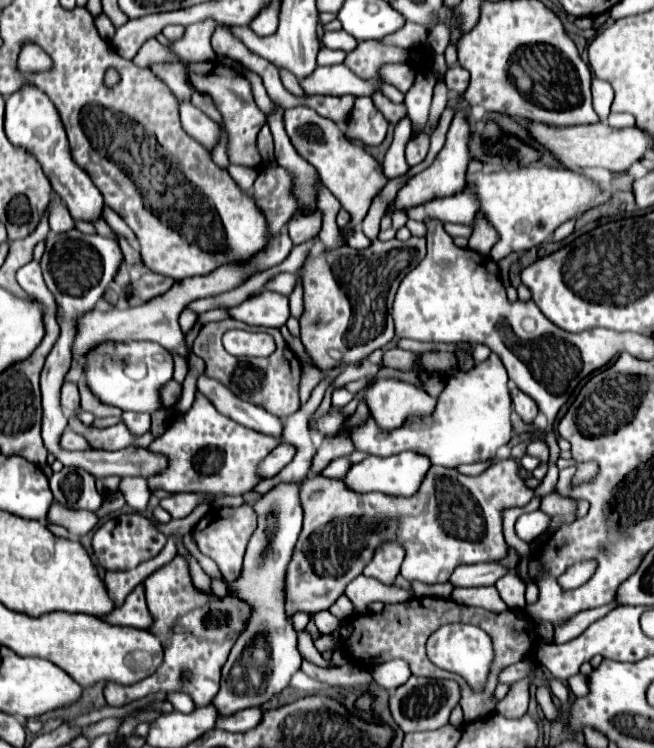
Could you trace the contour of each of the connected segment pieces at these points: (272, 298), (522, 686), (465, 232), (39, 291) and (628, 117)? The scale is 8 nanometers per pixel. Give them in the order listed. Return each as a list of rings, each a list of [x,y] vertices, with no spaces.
[[[262,290],[258,296],[244,300],[240,306],[230,308],[228,312],[234,320],[270,328],[282,328],[290,318],[288,298],[270,290]]]
[[[524,678],[520,682],[514,682],[508,696],[502,698],[498,702],[498,706],[494,708],[494,712],[504,714],[508,718],[518,718],[528,710],[528,684],[530,678]]]
[[[446,223],[444,225],[444,229],[452,238],[459,236],[469,238],[472,234],[472,228],[470,228],[470,226],[464,226],[460,224]]]
[[[28,262],[26,266],[22,266],[18,272],[16,272],[16,282],[20,284],[20,288],[28,294],[28,296],[34,296],[36,300],[44,302],[44,306],[48,310],[56,310],[56,302],[54,302],[54,296],[50,294],[50,290],[46,288],[44,280],[42,280],[42,272],[40,272],[40,264],[38,262]]]
[[[610,112],[608,124],[613,128],[626,128],[635,125],[635,118],[631,114]]]

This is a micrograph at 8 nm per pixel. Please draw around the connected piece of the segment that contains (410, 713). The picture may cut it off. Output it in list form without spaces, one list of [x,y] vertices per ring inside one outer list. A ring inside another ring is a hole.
[[[410,676],[406,684],[398,686],[390,696],[390,712],[396,726],[402,732],[422,732],[422,730],[436,730],[448,724],[448,716],[452,708],[460,700],[460,690],[454,680],[434,680],[434,678],[420,678]]]

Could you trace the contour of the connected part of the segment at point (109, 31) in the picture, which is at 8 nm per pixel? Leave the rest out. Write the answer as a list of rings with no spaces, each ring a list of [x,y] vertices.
[[[102,14],[102,16],[98,16],[98,18],[96,18],[96,28],[98,28],[100,36],[102,36],[104,40],[108,40],[108,42],[112,40],[116,32],[112,22],[105,14]]]

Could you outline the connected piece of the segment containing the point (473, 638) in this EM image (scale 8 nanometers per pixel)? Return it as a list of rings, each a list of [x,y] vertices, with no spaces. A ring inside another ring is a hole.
[[[446,624],[444,628],[436,630],[426,644],[428,650],[428,658],[442,670],[454,672],[458,676],[462,676],[466,680],[466,684],[474,690],[474,692],[482,692],[484,684],[488,680],[488,672],[490,672],[490,664],[494,660],[494,648],[492,648],[492,638],[470,624]]]

